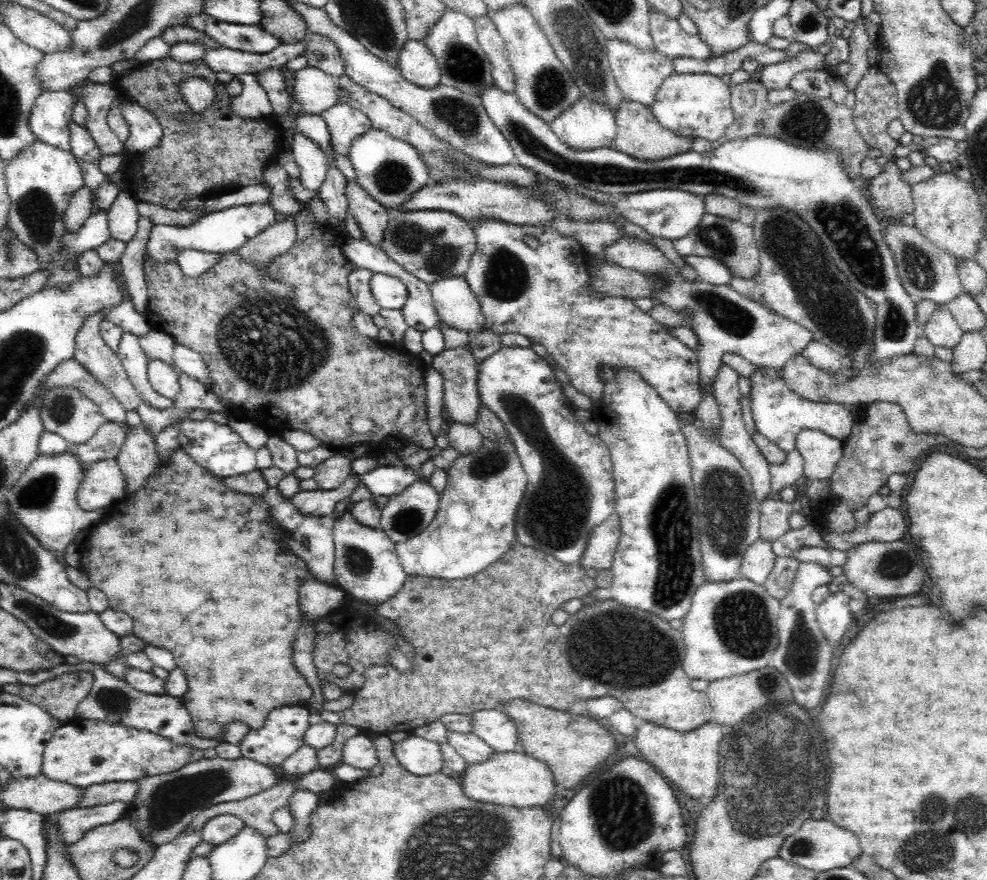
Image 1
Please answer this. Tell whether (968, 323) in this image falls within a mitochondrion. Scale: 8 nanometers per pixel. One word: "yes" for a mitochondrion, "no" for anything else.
no

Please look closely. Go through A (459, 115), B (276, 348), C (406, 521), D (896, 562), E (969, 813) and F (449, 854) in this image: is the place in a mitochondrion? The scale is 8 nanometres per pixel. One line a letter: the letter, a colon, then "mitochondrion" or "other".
A: mitochondrion
B: mitochondrion
C: mitochondrion
D: mitochondrion
E: mitochondrion
F: mitochondrion

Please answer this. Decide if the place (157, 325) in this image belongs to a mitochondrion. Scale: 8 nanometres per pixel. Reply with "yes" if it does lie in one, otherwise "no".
no

